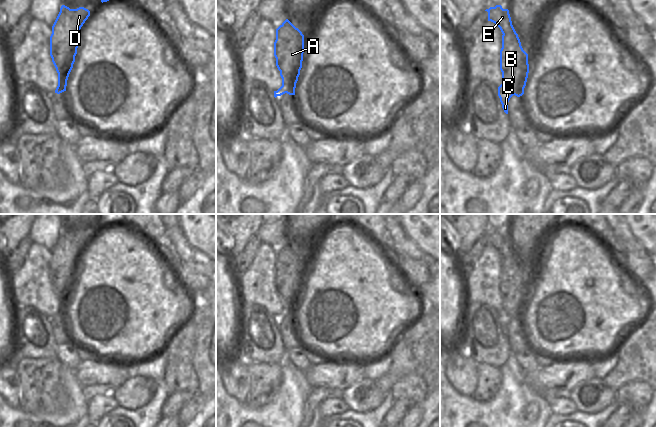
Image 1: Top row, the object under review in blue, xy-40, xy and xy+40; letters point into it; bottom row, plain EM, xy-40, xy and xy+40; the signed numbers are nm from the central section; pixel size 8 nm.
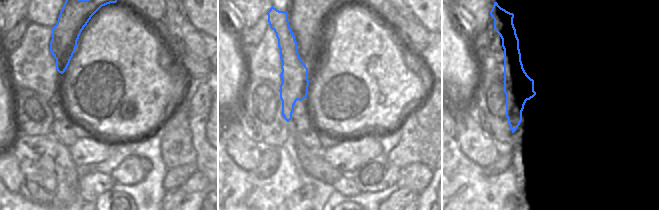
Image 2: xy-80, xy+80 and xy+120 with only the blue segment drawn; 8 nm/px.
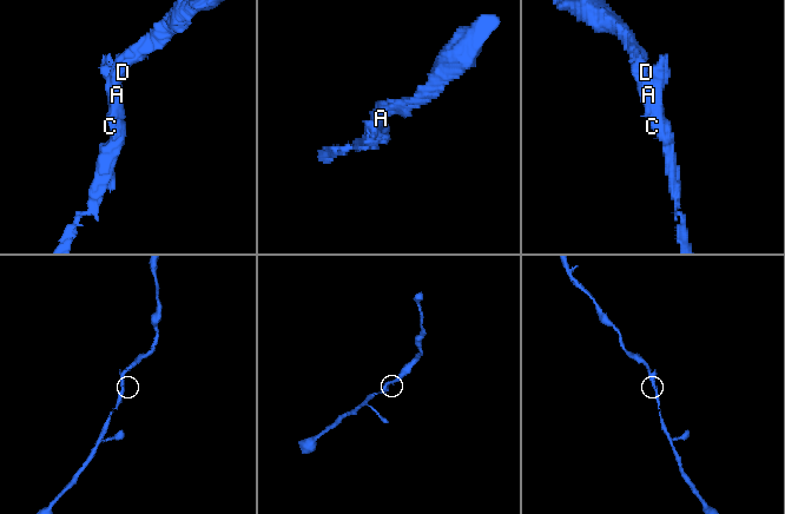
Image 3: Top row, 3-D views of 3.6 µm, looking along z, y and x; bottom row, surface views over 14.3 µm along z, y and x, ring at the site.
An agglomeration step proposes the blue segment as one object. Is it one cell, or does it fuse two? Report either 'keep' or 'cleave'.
keep

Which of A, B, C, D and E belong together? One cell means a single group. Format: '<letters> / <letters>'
A B C D E

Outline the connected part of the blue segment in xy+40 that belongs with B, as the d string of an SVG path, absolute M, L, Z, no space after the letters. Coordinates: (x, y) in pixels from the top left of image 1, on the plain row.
M501 229L490 231L488 245L495 247L502 256L502 272L500 274L500 294L502 296L502 308L498 311L498 320L502 332L508 338L508 326L515 319L524 318L529 288L528 278L523 274L520 263L516 257L508 233Z

